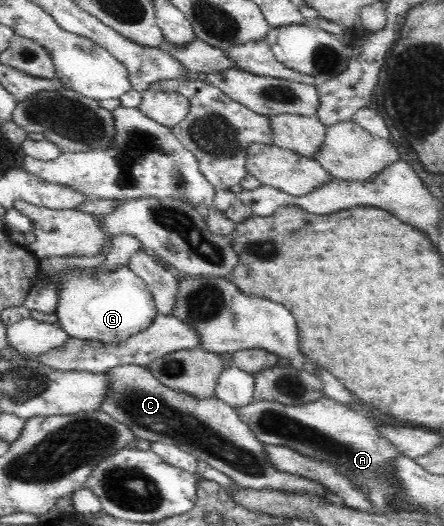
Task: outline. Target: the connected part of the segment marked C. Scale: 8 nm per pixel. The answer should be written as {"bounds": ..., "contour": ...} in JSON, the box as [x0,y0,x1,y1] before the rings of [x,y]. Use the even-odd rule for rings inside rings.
{"bounds":[100,365,345,506],"contour":[[[137,365],[120,366],[106,374],[109,374],[109,392],[106,393],[100,412],[110,414],[117,422],[126,424],[134,431],[136,438],[172,443],[193,454],[199,461],[206,461],[212,468],[230,476],[240,488],[315,494],[326,504],[345,506],[344,500],[320,482],[274,467],[264,451],[264,443],[240,420],[237,410],[219,398],[198,398],[170,389],[162,385],[149,368]]]}

